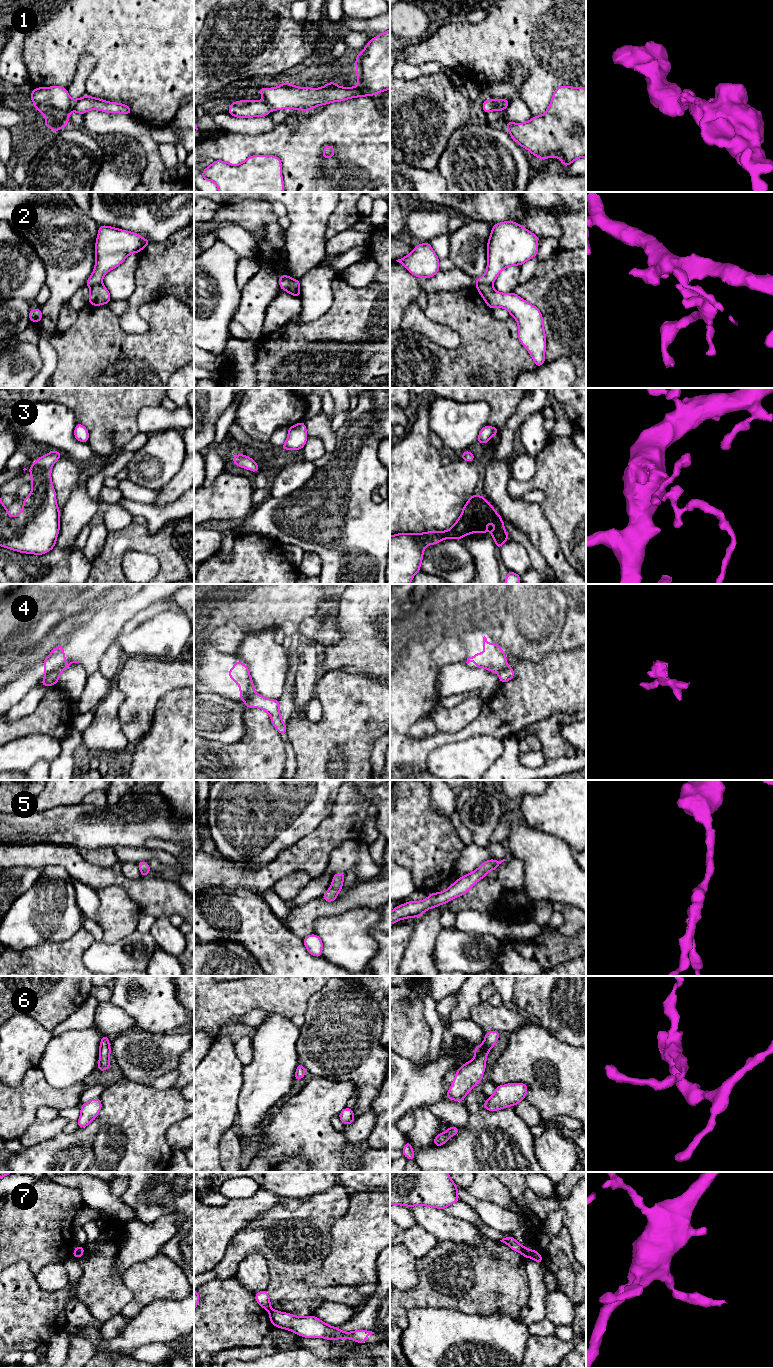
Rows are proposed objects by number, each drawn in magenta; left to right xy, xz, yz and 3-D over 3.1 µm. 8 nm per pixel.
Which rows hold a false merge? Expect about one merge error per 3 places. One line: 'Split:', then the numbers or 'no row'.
Split: 1, 2, 4, 7

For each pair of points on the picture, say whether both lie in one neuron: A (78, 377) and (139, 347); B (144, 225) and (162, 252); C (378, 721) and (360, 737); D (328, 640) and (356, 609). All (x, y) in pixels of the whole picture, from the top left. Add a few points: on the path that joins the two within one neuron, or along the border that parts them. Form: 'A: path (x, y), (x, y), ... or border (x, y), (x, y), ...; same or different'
A: path (93, 369), (120, 342), (124, 345); same
B: border (176, 230), (165, 241), (152, 242), (150, 244); different
C: path (374, 723), (364, 733); same
D: border (339, 615), (343, 637), (327, 647); different

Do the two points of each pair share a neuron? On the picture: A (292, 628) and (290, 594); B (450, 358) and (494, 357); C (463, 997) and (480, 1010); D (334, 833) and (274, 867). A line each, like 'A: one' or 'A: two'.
A: two
B: one
C: two
D: one

